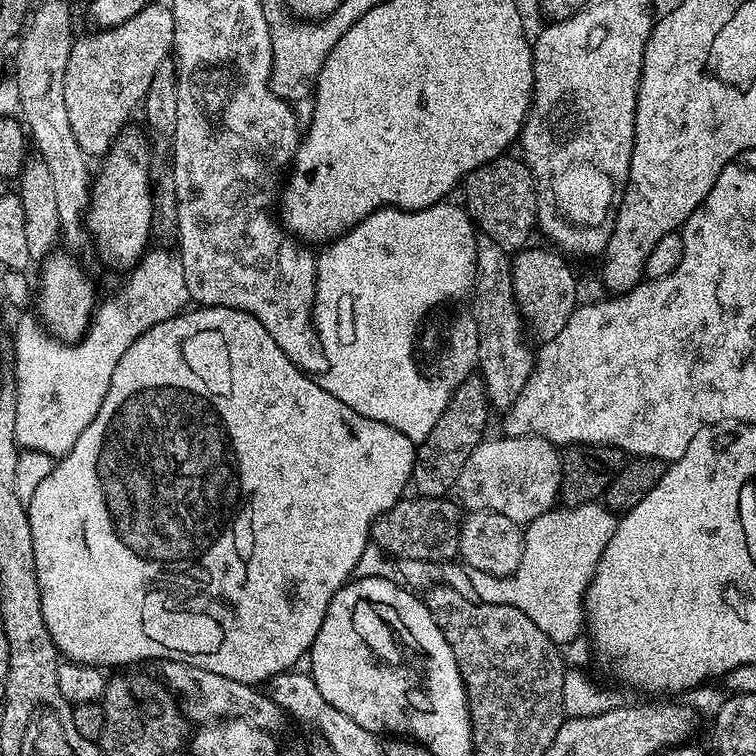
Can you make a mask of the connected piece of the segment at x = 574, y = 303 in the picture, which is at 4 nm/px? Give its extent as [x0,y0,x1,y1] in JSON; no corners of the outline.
[512,247,580,343]

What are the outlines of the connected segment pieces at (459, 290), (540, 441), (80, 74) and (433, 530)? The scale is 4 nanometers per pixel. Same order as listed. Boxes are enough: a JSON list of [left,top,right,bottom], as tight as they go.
[[312,202,477,442],[454,435,562,526],[64,2,173,157],[371,496,461,561]]

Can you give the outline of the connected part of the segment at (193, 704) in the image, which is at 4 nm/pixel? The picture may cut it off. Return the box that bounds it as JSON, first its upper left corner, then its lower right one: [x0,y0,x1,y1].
[159,660,286,734]

